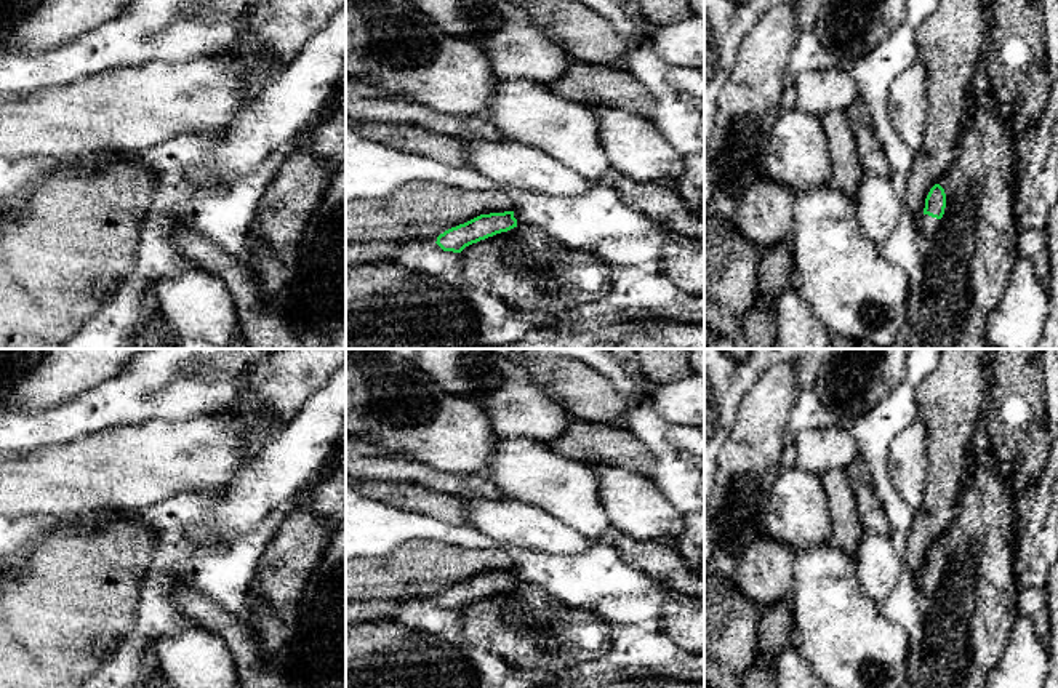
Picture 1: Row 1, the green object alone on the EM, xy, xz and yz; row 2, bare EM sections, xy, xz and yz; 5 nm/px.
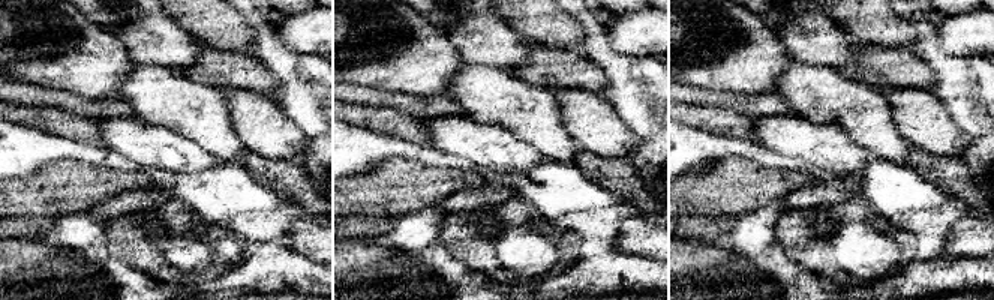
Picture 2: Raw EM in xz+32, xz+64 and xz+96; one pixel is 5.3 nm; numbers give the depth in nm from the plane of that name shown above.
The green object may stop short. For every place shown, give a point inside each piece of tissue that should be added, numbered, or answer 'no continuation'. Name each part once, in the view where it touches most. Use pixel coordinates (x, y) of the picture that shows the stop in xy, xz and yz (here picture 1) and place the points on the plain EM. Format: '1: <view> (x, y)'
1: yz (927, 584)

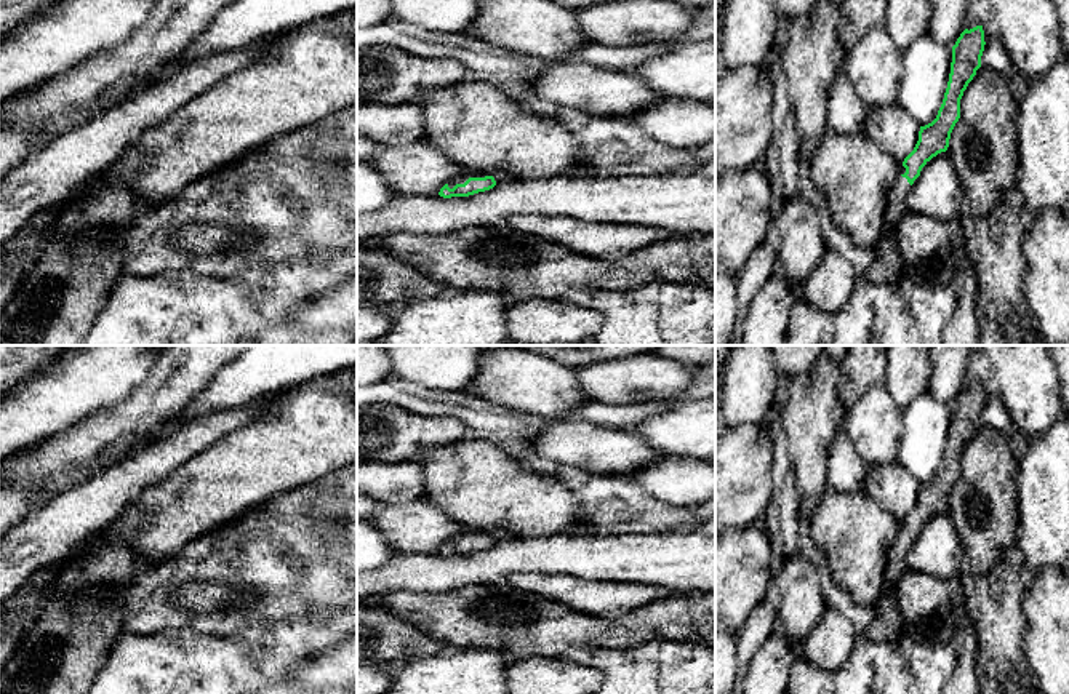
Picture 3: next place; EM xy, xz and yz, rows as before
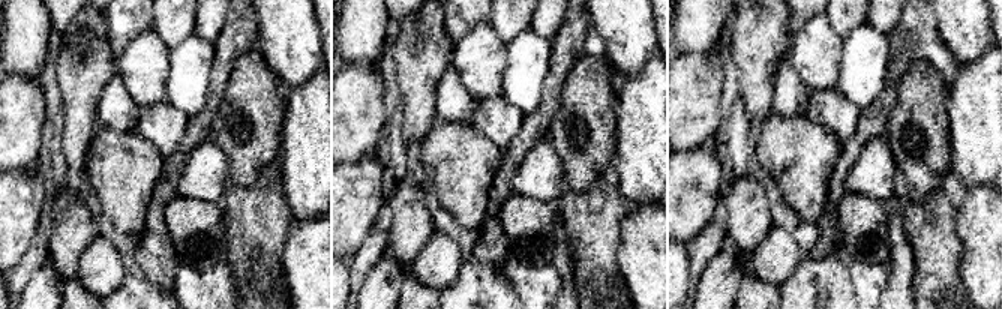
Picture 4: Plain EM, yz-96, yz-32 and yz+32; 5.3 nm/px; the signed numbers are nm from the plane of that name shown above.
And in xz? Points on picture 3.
1: xz (464, 534)

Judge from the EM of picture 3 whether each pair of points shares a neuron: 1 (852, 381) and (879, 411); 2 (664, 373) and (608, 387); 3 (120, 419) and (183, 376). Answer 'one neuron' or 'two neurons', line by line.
1: two neurons
2: one neuron
3: one neuron

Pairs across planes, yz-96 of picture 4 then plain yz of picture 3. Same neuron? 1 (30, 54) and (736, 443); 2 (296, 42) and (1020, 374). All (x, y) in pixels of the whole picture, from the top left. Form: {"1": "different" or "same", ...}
{"1": "different", "2": "same"}

